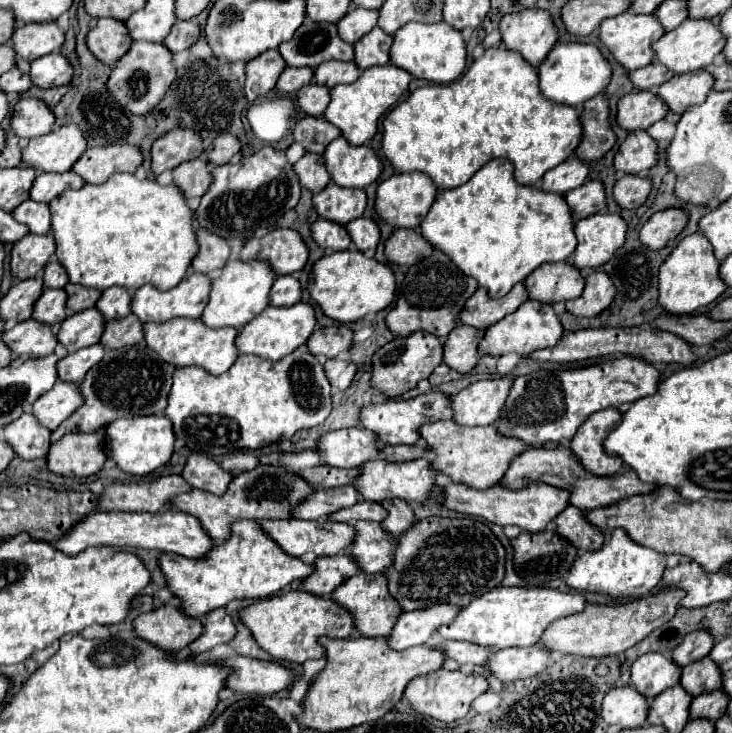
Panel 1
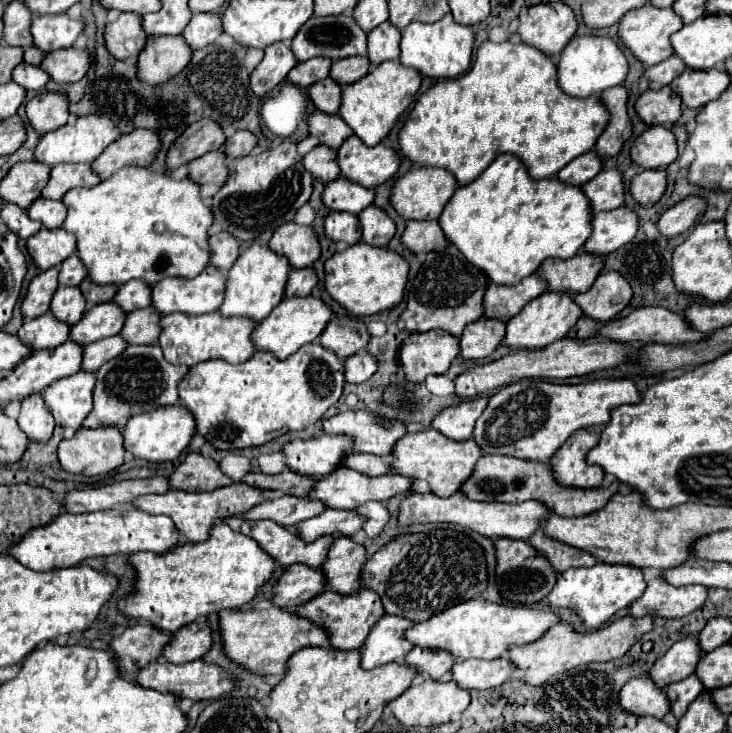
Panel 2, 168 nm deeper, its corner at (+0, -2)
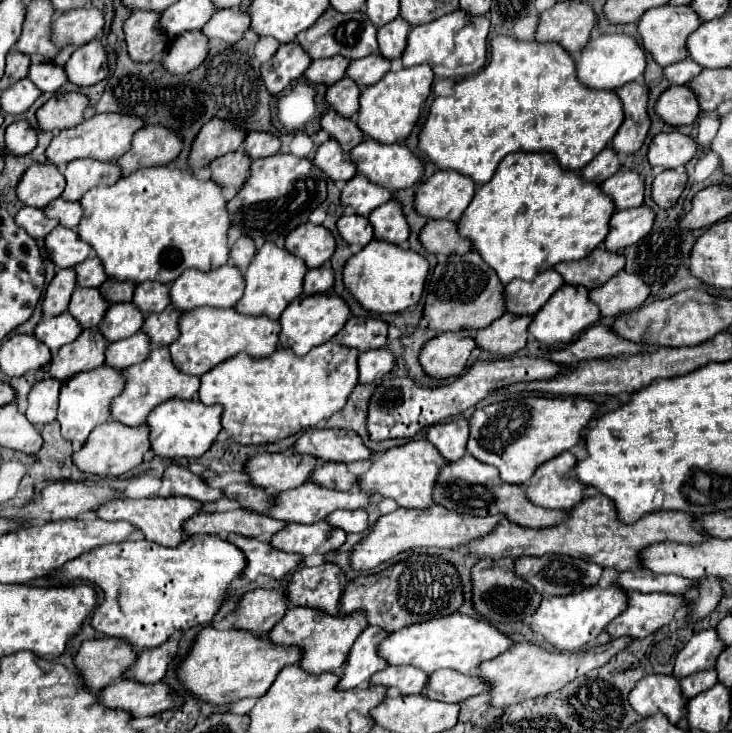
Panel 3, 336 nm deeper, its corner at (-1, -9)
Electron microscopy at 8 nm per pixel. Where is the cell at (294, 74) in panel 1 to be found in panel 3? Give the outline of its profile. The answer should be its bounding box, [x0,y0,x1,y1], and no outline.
[304,56,350,84]

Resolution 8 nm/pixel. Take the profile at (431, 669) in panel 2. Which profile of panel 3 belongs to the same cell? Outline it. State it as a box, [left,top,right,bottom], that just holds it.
[370,666,426,694]

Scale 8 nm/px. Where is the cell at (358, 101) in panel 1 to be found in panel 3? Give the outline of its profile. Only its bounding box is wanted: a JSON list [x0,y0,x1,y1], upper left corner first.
[356,64,434,144]

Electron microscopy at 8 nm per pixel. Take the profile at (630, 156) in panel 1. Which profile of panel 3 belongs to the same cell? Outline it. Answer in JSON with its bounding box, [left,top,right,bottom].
[648,132,696,170]

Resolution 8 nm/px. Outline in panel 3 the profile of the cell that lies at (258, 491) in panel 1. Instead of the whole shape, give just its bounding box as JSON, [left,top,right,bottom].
[96,496,202,546]

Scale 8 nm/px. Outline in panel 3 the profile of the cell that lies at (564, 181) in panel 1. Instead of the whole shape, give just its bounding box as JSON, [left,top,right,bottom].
[580,146,620,182]

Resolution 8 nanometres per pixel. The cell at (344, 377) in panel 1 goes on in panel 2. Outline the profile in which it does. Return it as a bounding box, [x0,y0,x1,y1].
[345,351,377,383]

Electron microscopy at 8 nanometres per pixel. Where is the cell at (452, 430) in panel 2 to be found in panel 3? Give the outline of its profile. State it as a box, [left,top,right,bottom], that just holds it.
[426,418,470,462]

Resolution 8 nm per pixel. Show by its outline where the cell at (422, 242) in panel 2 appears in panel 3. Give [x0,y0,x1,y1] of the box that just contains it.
[418,220,472,254]

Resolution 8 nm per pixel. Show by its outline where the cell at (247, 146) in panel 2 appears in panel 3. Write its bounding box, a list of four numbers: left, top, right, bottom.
[242,132,280,160]

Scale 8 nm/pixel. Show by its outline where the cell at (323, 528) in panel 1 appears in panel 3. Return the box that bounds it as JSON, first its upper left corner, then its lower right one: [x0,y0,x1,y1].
[226,534,302,580]

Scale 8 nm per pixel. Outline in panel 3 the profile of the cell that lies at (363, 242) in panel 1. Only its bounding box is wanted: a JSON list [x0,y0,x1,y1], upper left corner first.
[368,200,408,244]

